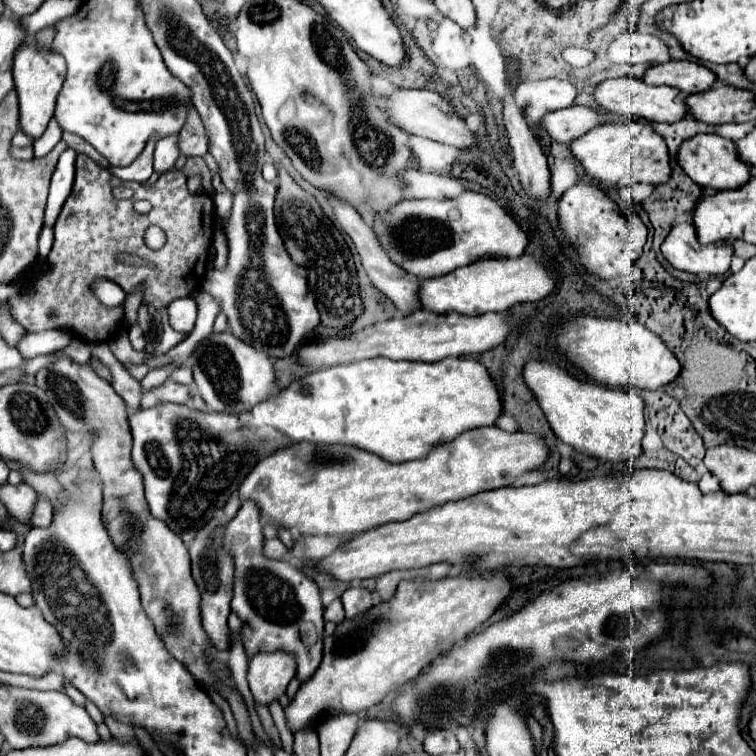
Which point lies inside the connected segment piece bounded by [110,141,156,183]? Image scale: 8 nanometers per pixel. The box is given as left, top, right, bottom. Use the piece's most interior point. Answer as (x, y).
(141, 169)

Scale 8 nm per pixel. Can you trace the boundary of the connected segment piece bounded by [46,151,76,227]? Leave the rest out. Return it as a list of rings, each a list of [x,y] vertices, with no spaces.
[[[66,151],[60,155],[56,171],[52,175],[52,183],[50,183],[50,195],[48,195],[48,205],[46,205],[46,225],[52,227],[56,223],[56,217],[64,205],[64,201],[68,199],[68,193],[72,191],[74,185],[74,161],[76,161],[76,153],[74,151]]]

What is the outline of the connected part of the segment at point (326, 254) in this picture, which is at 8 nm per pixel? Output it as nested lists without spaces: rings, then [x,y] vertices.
[[[284,169],[278,171],[278,179],[280,187],[276,195],[274,213],[276,213],[276,223],[280,223],[278,225],[280,237],[292,261],[308,271],[308,287],[316,299],[322,325],[342,331],[362,313],[356,267],[350,249],[346,247],[340,231],[324,215],[322,207],[312,195],[308,195],[302,187],[298,187]]]

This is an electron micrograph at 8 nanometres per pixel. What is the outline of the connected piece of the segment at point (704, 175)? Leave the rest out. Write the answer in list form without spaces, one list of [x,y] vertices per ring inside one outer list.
[[[698,133],[692,139],[684,141],[676,153],[680,167],[684,173],[702,189],[732,189],[740,187],[750,179],[748,165],[740,165],[740,159],[736,157],[736,147],[730,139],[724,139],[716,133]]]

